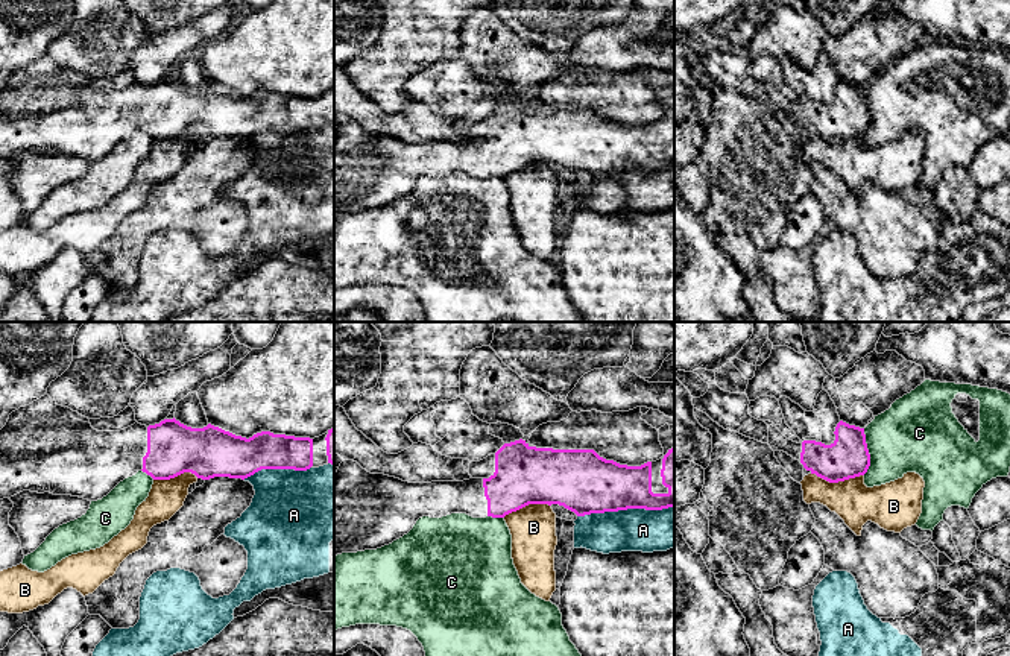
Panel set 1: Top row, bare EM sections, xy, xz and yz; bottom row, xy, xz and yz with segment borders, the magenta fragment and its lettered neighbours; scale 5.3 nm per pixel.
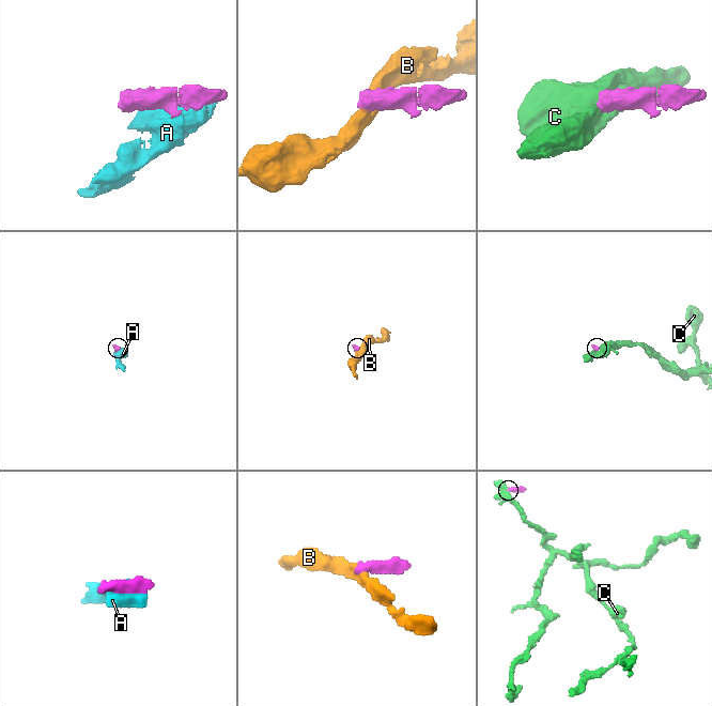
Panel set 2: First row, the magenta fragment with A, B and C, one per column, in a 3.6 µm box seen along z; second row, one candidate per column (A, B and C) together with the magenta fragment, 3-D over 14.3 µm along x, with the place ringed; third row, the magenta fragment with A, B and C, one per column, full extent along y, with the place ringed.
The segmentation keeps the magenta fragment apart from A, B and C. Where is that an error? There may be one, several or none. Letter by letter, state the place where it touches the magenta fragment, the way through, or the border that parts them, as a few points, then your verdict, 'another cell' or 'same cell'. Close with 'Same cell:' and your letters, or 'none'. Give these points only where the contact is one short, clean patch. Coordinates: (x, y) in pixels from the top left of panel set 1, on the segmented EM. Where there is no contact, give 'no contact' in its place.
A: meets magenta in xz at (624, 509); another cell
B: meets magenta in yz at (837, 482); border along yz (811, 473), (830, 482), (843, 482), (863, 476); another cell
C: meets magenta in yz at (867, 451); border along yz (863, 428), (869, 454), (869, 468), (864, 474); another cell
Same cell: none

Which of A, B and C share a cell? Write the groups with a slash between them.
A / B / C

